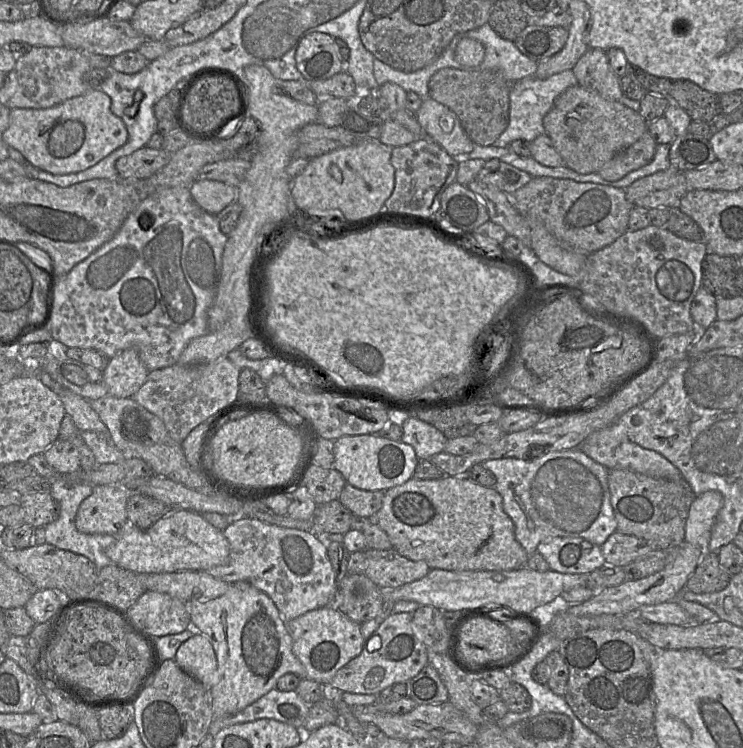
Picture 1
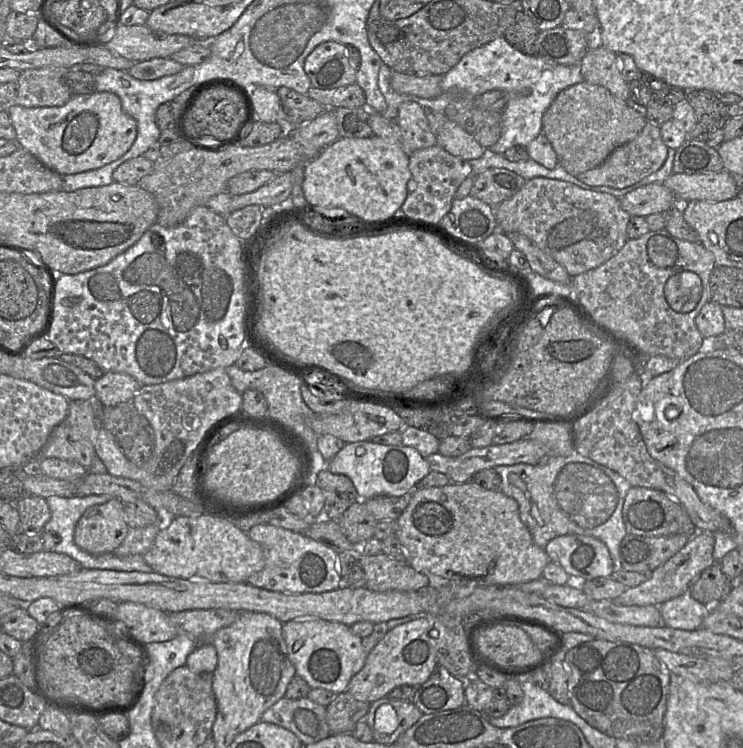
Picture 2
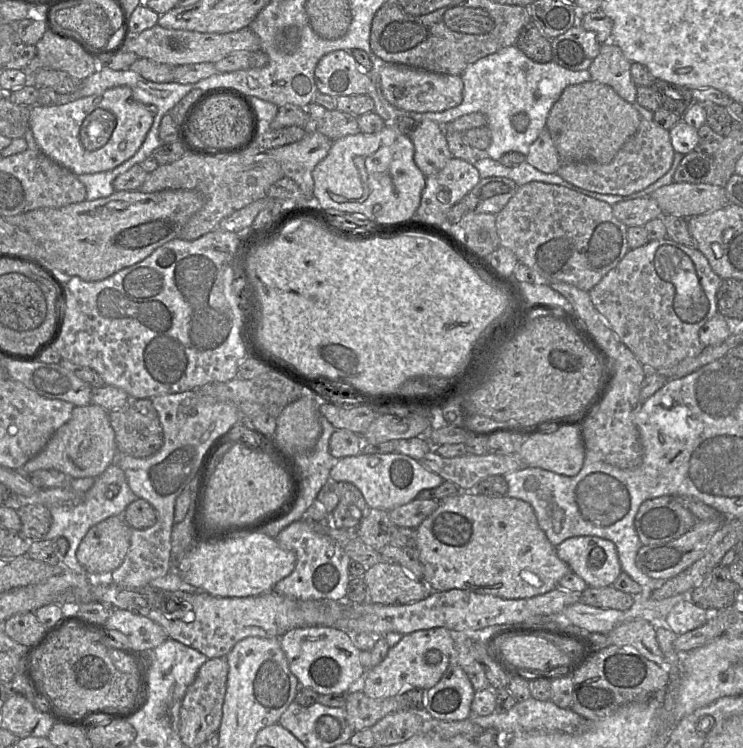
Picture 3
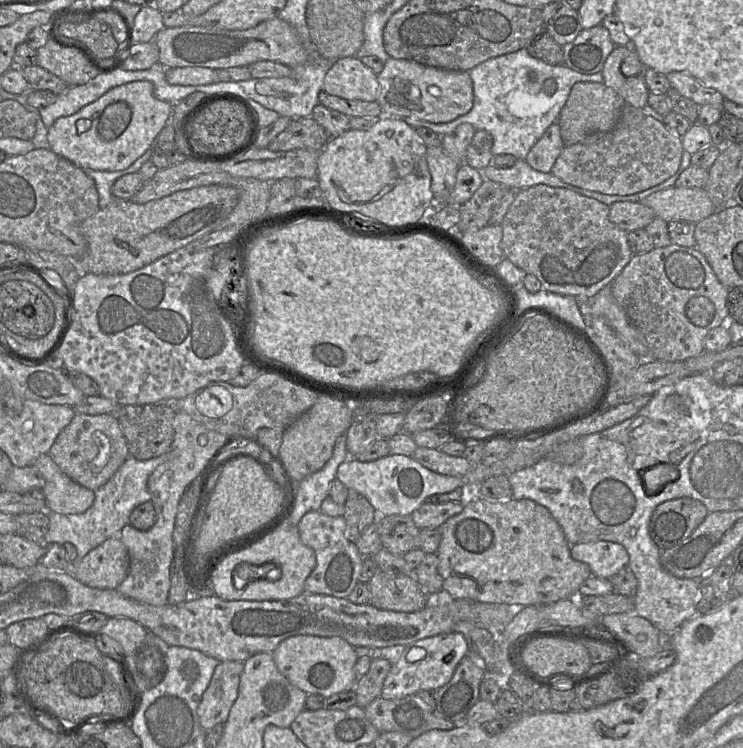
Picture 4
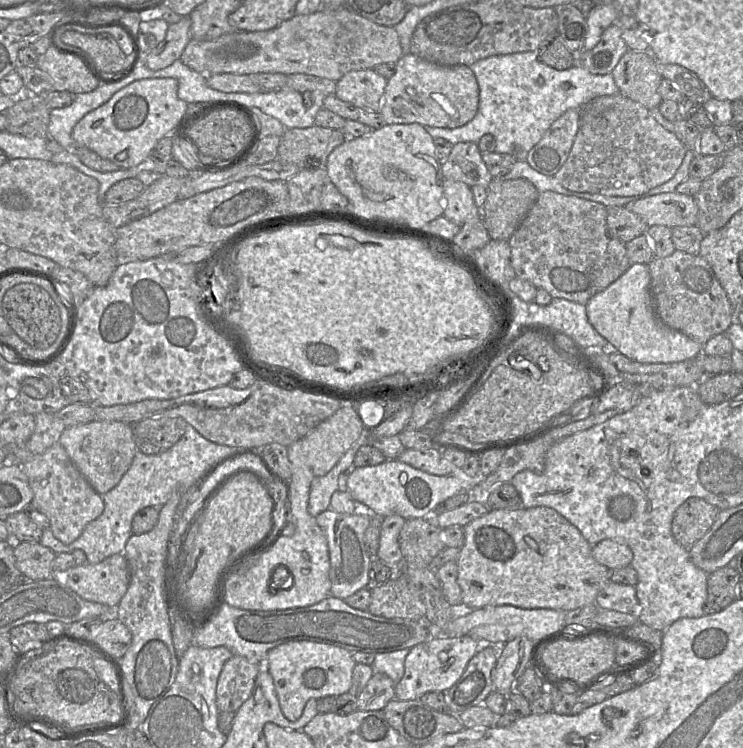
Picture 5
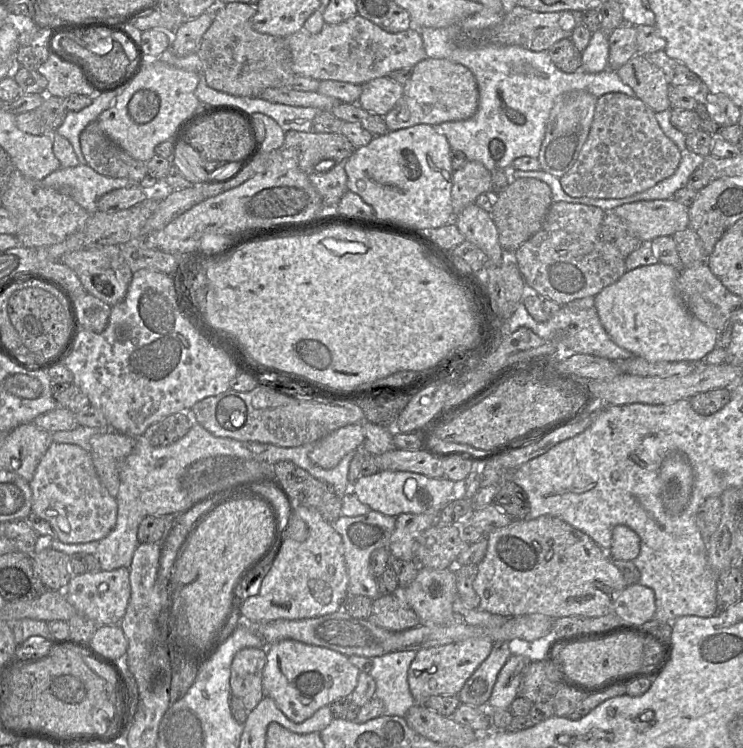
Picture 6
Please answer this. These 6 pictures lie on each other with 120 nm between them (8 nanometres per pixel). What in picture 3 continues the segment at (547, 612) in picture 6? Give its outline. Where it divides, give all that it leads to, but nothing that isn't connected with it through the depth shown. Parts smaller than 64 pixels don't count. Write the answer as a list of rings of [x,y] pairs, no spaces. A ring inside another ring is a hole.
[[[477,486],[475,487],[474,490],[459,490],[459,493],[441,500],[439,507],[416,528],[416,532],[417,532],[417,541],[416,541],[415,548],[419,552],[419,559],[420,559],[420,562],[421,562],[421,564],[423,566],[423,570],[424,570],[422,580],[428,585],[429,589],[432,591],[448,591],[451,589],[462,589],[462,590],[468,590],[471,592],[476,592],[479,594],[489,594],[489,595],[497,596],[497,597],[504,598],[504,599],[529,599],[529,598],[536,597],[538,595],[542,595],[542,594],[545,594],[547,592],[554,590],[555,588],[557,588],[559,586],[560,580],[567,573],[572,572],[571,569],[569,568],[569,566],[557,556],[556,547],[551,544],[551,542],[547,538],[544,531],[540,528],[540,526],[537,522],[537,518],[536,518],[535,512],[534,512],[534,509],[529,503],[527,503],[523,500],[520,500],[520,499],[509,497],[507,495],[502,496],[502,497],[489,497],[486,495],[478,494]]]

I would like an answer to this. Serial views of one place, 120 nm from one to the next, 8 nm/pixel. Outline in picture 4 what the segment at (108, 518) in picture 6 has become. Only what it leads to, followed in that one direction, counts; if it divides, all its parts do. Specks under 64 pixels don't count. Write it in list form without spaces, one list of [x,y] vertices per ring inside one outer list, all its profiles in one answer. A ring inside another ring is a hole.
[[[49,454],[41,455],[31,466],[45,480],[42,490],[48,512],[64,515],[81,514],[93,505],[95,492],[79,485],[65,475]]]

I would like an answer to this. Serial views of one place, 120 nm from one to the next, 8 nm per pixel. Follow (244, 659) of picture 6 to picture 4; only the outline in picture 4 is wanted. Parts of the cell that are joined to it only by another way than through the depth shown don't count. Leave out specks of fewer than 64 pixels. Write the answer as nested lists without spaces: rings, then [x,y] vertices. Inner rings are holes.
[[[224,661],[216,666],[197,708],[199,723],[206,732],[215,725],[227,721],[229,712],[238,697],[243,669],[242,661]]]

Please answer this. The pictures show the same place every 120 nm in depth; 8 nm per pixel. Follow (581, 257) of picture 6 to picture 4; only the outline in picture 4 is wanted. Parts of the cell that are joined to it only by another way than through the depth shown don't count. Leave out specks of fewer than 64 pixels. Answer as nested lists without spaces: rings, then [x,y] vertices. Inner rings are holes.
[[[536,185],[516,191],[502,223],[501,248],[504,257],[527,274],[534,275],[542,289],[587,301],[609,285],[625,268],[633,256],[628,232],[609,220],[609,206],[593,198],[565,188]]]

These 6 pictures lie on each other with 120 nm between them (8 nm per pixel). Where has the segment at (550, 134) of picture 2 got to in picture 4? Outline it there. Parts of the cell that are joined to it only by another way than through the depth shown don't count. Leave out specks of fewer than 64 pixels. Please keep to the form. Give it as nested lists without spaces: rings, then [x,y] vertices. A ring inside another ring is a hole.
[[[577,82],[571,88],[557,120],[564,146],[574,145],[589,135],[612,130],[625,104],[624,99],[604,83]]]

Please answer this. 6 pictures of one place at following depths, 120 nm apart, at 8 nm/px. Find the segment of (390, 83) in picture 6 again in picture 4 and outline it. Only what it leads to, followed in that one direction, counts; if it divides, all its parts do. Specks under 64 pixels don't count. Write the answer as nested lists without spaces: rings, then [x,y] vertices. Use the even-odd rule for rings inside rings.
[[[344,57],[332,63],[324,81],[323,91],[345,100],[377,101],[377,75],[357,57]]]

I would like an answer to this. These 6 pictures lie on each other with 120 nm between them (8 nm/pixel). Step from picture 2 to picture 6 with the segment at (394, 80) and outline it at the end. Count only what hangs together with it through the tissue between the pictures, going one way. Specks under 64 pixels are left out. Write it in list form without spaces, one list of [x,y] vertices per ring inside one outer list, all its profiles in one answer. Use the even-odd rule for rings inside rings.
[[[426,57],[412,68],[412,76],[403,85],[403,95],[384,116],[388,131],[417,124],[438,125],[444,122],[470,118],[477,111],[479,91],[473,73],[464,65]]]

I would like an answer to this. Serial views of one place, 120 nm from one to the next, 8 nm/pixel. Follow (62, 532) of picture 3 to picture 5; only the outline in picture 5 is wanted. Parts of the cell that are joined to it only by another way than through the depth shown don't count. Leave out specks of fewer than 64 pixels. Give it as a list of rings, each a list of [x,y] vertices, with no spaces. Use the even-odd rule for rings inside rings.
[[[188,425],[180,440],[168,450],[156,455],[146,455],[140,451],[135,453],[131,466],[120,482],[102,495],[103,513],[88,523],[74,542],[69,545],[62,543],[54,537],[49,527],[42,530],[39,542],[55,554],[82,550],[90,564],[100,563],[114,554],[123,554],[132,535],[132,520],[137,512],[146,507],[160,508],[175,491],[187,491],[194,485],[196,488],[219,464],[247,452],[261,455],[254,448],[238,448],[211,442]]]

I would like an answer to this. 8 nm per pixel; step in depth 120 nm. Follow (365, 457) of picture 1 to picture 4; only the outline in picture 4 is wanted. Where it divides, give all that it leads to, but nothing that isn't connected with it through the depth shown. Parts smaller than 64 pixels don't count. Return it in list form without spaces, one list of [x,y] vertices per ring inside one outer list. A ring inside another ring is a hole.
[[[389,454],[369,462],[349,457],[338,466],[336,472],[336,479],[348,489],[362,494],[381,516],[410,516],[432,495],[451,492],[463,486],[467,487],[467,493],[472,493],[478,485],[492,476],[491,467],[481,462],[465,476],[458,478],[433,472],[411,456],[400,454]]]

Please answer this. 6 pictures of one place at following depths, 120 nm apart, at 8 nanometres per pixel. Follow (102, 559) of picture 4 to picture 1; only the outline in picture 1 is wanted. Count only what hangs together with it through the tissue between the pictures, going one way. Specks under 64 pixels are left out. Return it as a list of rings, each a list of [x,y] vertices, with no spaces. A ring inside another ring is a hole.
[[[120,484],[93,487],[91,495],[80,504],[75,526],[84,534],[118,535],[129,524],[126,515],[126,504],[130,493]]]

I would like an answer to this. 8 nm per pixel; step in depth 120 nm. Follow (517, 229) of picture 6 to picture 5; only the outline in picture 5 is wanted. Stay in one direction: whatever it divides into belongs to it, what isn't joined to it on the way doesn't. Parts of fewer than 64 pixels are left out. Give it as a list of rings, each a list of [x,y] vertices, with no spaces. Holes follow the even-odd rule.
[[[527,179],[494,180],[486,188],[481,217],[491,240],[508,241],[539,196]]]

